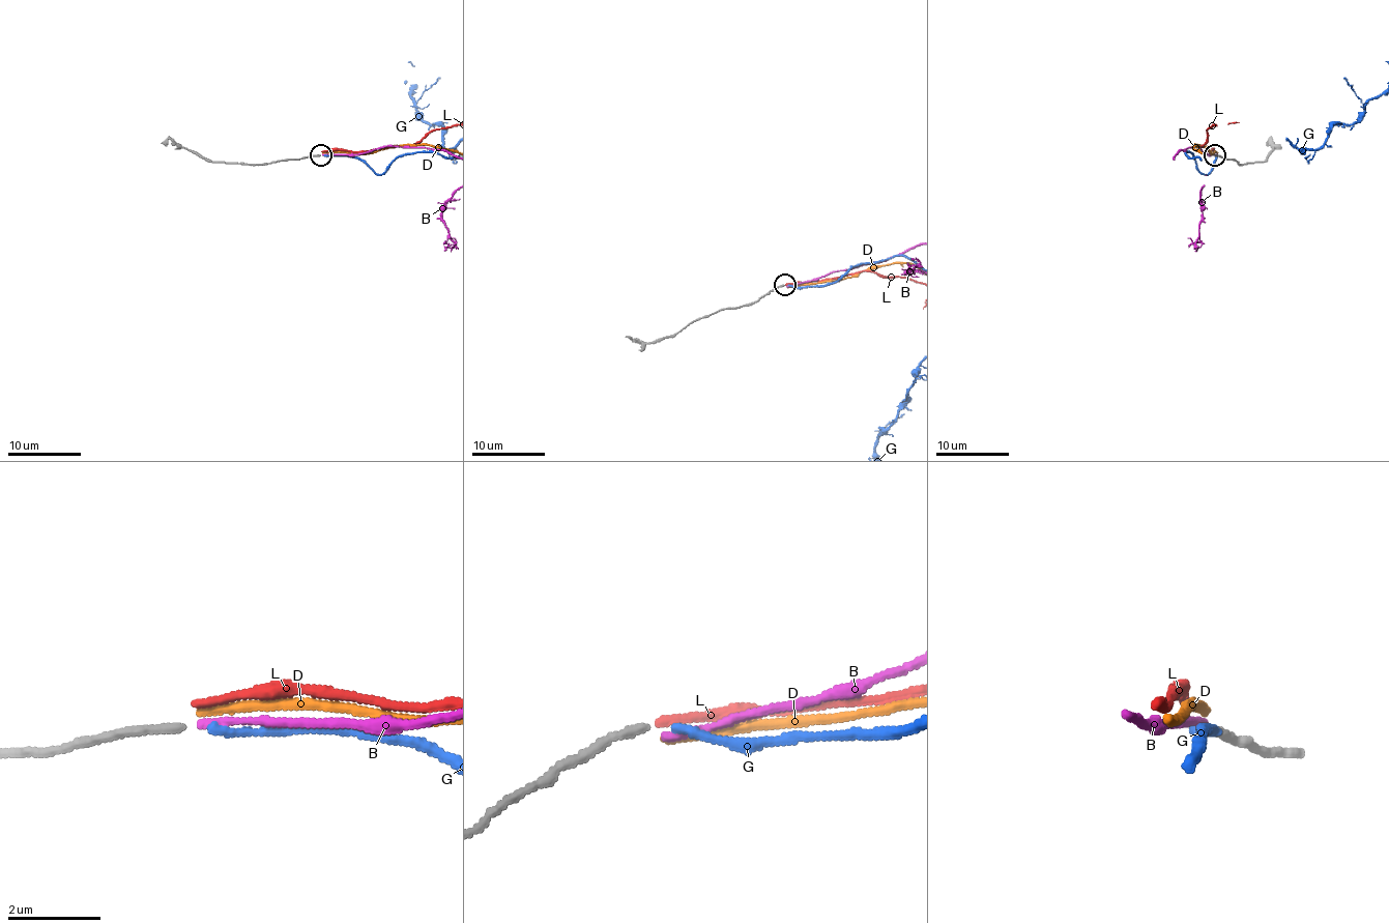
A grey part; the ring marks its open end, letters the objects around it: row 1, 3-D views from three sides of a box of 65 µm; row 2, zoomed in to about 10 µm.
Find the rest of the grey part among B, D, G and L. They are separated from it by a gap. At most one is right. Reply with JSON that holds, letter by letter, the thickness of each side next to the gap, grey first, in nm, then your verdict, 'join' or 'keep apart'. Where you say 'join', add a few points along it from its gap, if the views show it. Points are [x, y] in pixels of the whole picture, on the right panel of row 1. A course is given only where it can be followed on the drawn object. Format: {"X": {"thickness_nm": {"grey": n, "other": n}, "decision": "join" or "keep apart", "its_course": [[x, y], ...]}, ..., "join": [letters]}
{"B": {"thickness_nm": {"grey": 180, "other": 170}, "decision": "keep apart"}, "D": {"thickness_nm": {"grey": 180, "other": 200}, "decision": "keep apart"}, "G": {"thickness_nm": {"grey": 180, "other": 170}, "decision": "join"}, "L": {"thickness_nm": {"grey": 180, "other": 150}, "decision": "keep apart"}, "join": ["G"]}

